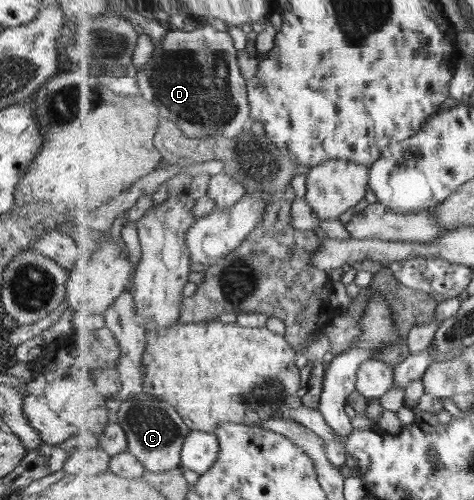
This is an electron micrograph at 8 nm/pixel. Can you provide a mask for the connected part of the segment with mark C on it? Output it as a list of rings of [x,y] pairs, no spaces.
[[[145,392],[129,398],[120,406],[116,421],[128,437],[128,451],[144,465],[145,470],[165,472],[182,465],[182,447],[192,430],[183,422],[175,407]]]

